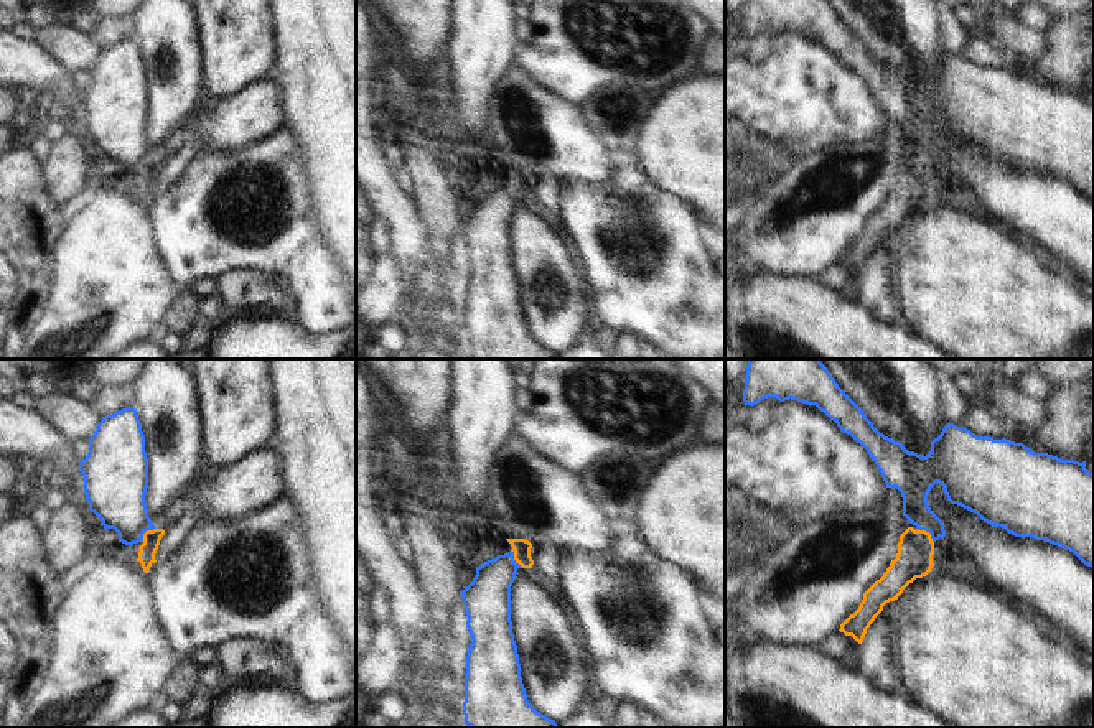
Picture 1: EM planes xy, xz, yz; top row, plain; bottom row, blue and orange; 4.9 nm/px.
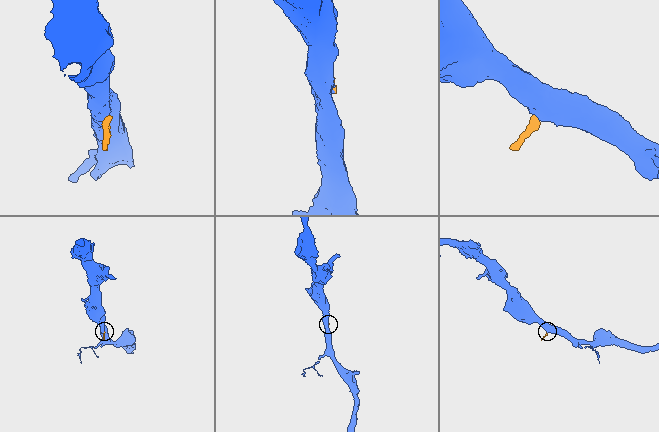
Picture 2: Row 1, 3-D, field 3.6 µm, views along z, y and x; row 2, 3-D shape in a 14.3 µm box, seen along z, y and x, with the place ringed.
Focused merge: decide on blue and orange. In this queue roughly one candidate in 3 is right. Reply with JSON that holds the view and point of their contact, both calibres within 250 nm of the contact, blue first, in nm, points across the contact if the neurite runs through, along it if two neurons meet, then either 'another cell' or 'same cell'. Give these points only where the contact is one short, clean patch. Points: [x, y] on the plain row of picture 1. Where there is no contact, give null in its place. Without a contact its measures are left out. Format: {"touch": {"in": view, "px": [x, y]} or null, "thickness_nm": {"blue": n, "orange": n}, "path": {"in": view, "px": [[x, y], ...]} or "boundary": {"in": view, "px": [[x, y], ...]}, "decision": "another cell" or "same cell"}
{"touch": {"in": "yz", "px": [930, 163]}, "thickness_nm": {"blue": 160, "orange": 180}, "boundary": {"in": "yz", "px": [[920, 160], [925, 160], [933, 173]]}, "decision": "another cell"}

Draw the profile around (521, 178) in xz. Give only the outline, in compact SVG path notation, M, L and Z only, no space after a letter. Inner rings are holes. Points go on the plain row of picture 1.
M506 170L506 171L511 175L514 181L516 194L519 194L522 199L532 199L537 184L535 176L526 170Z

